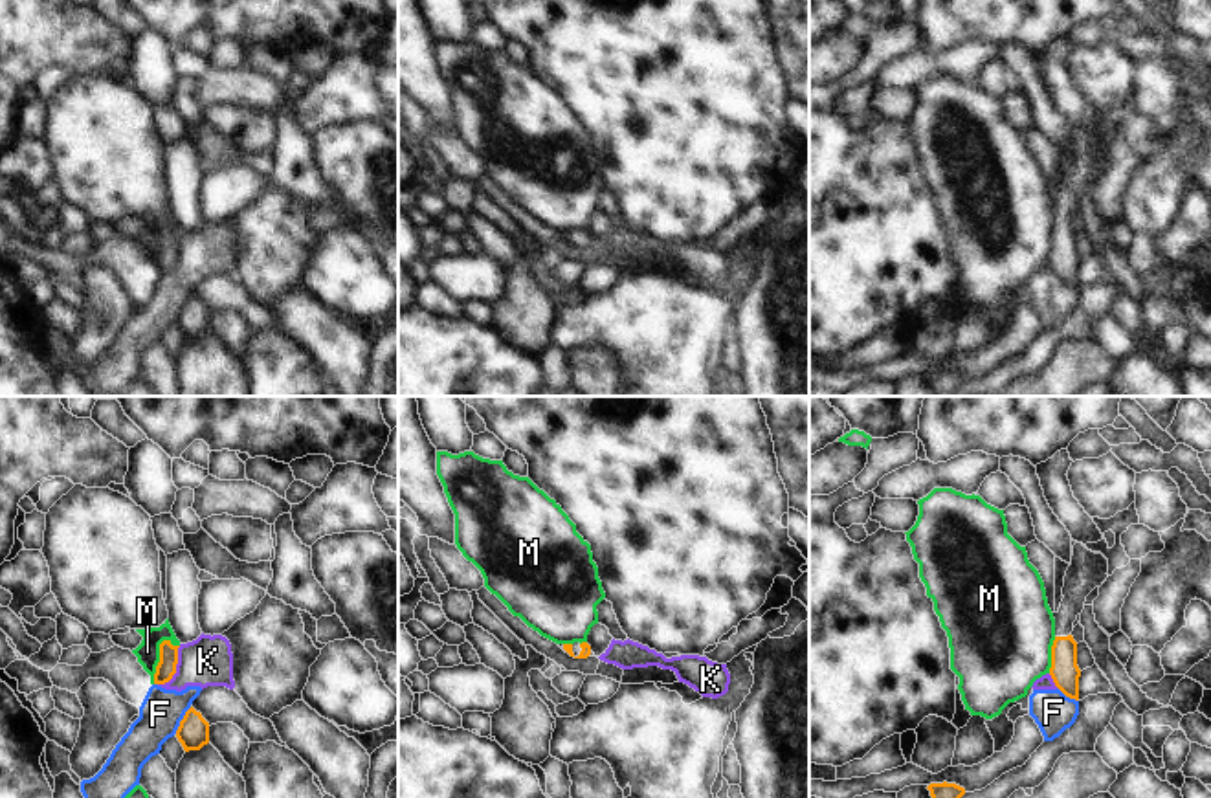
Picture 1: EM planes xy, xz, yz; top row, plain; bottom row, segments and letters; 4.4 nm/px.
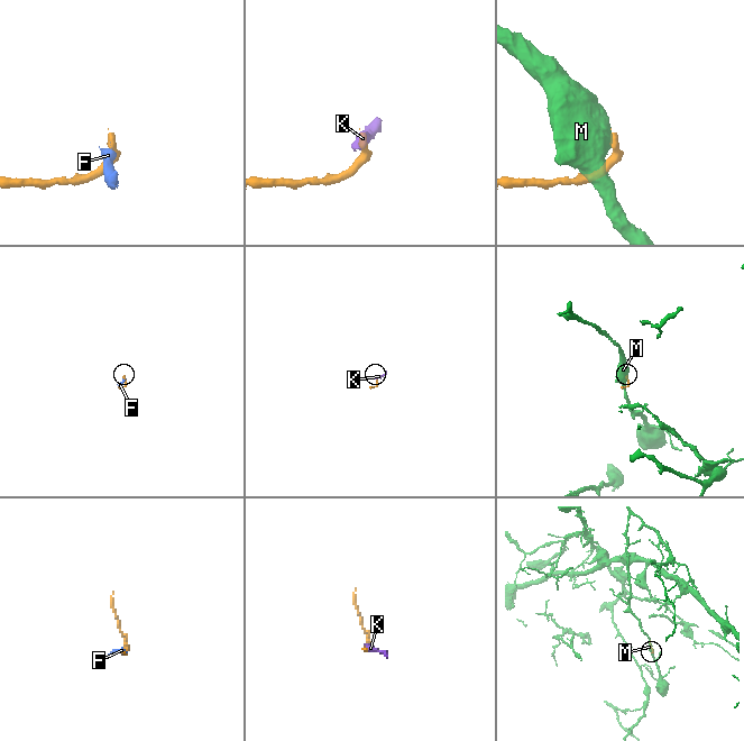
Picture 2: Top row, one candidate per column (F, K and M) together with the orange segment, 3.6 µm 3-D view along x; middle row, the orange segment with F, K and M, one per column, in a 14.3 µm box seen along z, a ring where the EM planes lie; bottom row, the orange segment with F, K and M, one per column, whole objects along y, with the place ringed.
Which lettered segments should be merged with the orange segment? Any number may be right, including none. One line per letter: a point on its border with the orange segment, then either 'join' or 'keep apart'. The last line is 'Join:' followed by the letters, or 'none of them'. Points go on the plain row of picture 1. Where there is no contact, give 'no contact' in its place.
F: contact xy (182, 309); keep apart
K: contact xy (175, 257); keep apart
M: contact xy (160, 248); keep apart
Join: none of them

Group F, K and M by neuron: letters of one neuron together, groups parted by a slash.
F K / M

